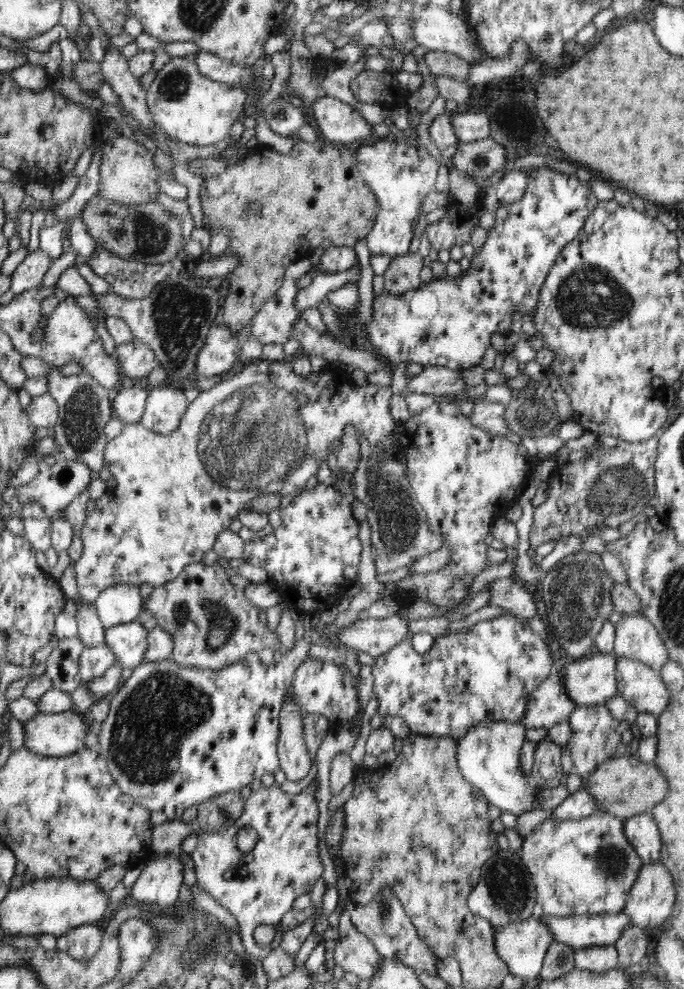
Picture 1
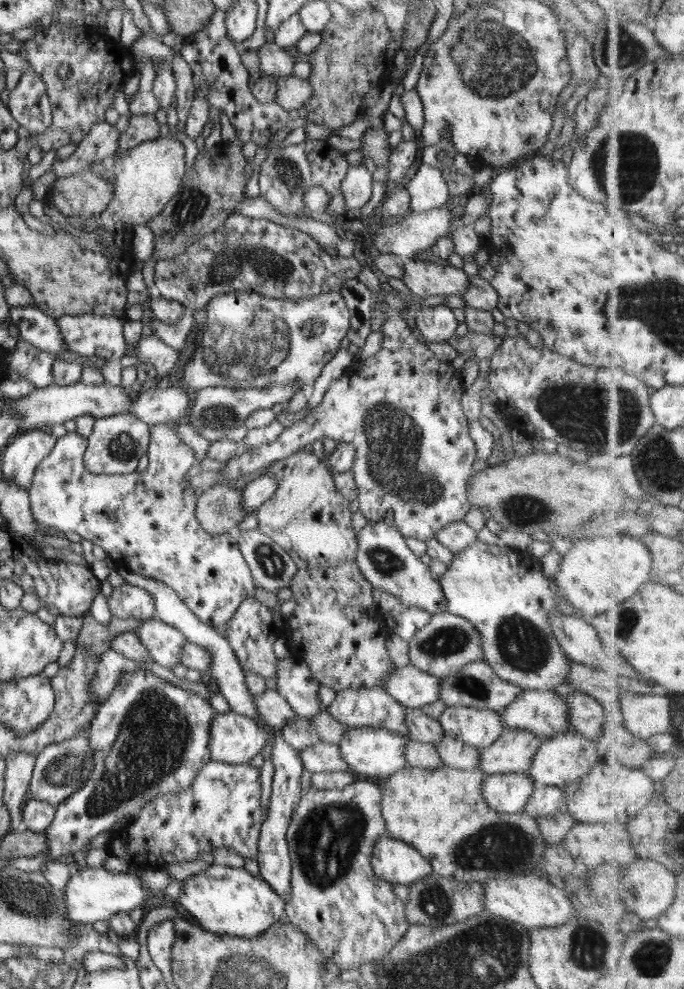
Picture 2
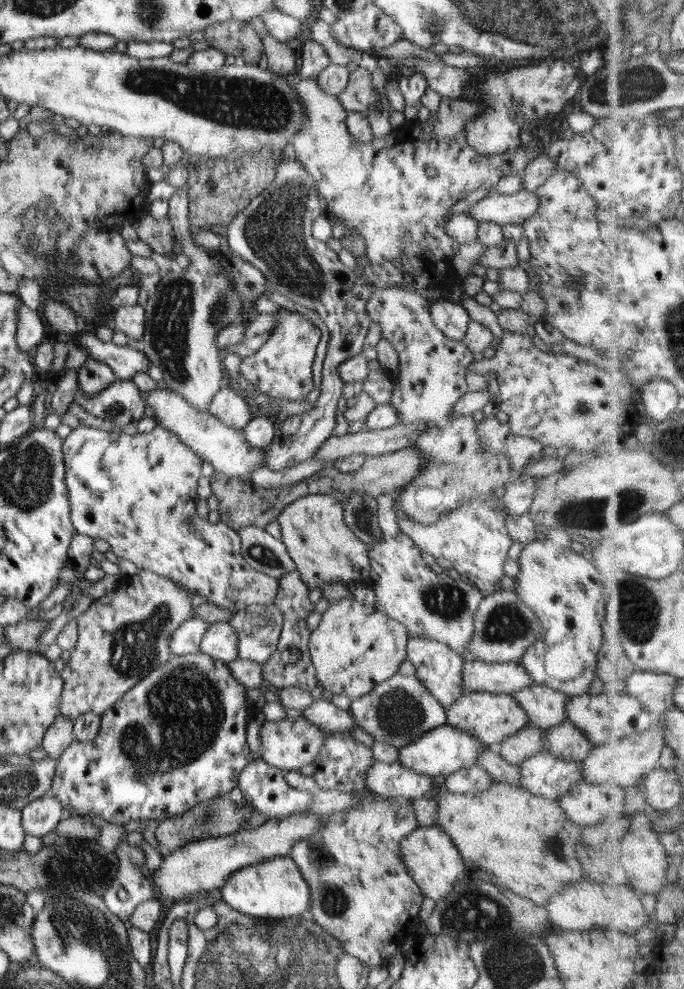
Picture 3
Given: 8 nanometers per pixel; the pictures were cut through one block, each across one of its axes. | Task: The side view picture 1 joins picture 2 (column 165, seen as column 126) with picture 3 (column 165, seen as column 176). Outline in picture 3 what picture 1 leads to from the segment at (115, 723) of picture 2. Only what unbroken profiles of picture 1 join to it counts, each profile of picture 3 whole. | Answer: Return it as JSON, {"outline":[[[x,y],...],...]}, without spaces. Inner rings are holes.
{"outline":[[[192,653],[185,655],[173,655],[170,660],[159,665],[152,672],[138,682],[136,686],[130,689],[126,694],[118,699],[116,704],[113,704],[101,716],[101,725],[96,737],[87,742],[75,740],[58,758],[56,772],[53,778],[53,784],[50,788],[52,796],[56,797],[64,808],[66,816],[82,816],[86,817],[89,814],[101,816],[104,820],[114,824],[123,822],[126,824],[130,820],[155,820],[163,821],[170,817],[176,817],[183,812],[190,810],[199,802],[219,796],[224,793],[230,793],[237,786],[237,782],[242,770],[252,762],[256,755],[250,750],[247,743],[247,726],[248,708],[251,703],[246,697],[247,689],[238,684],[238,680],[232,676],[229,663],[221,660],[216,660],[206,653]]]}

